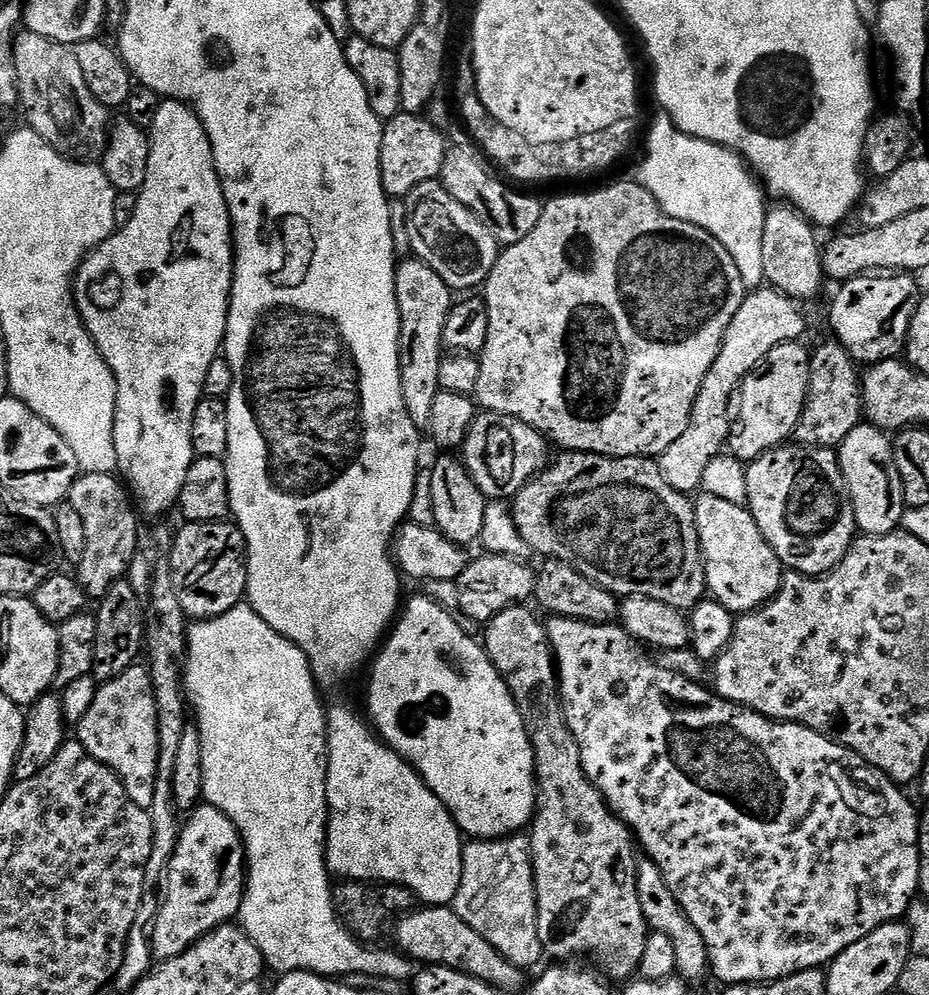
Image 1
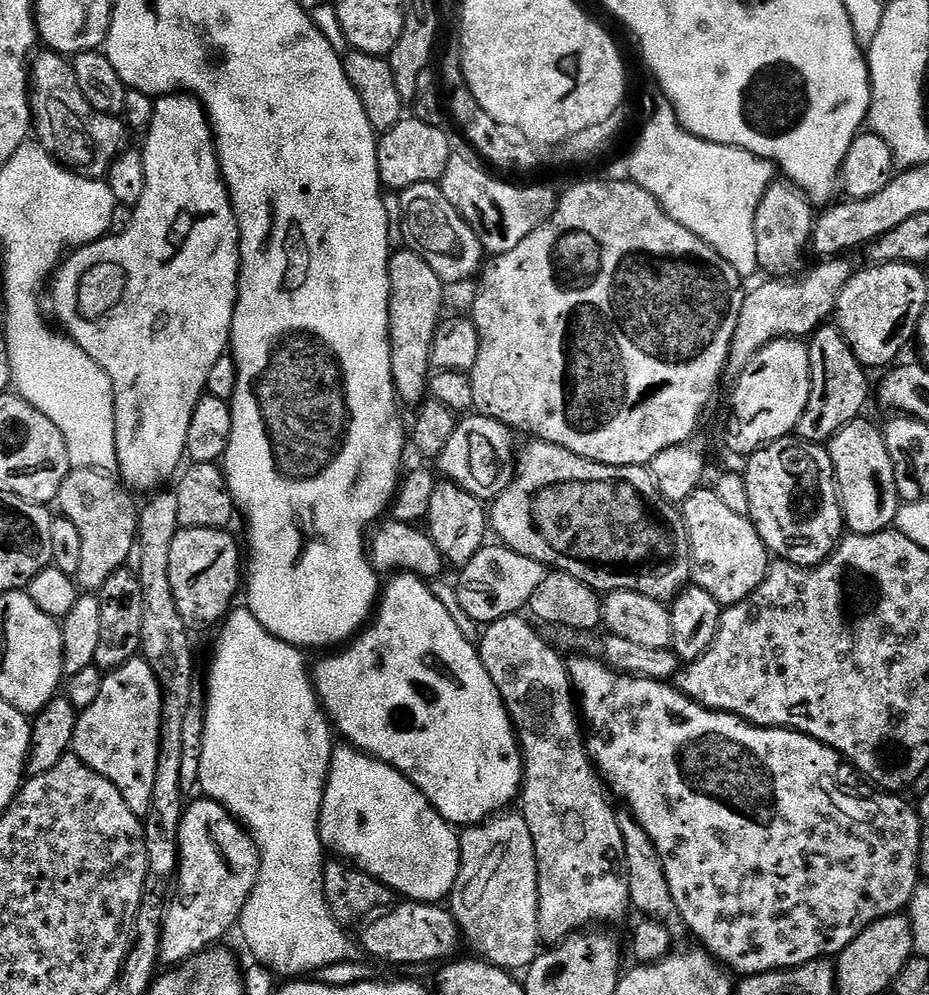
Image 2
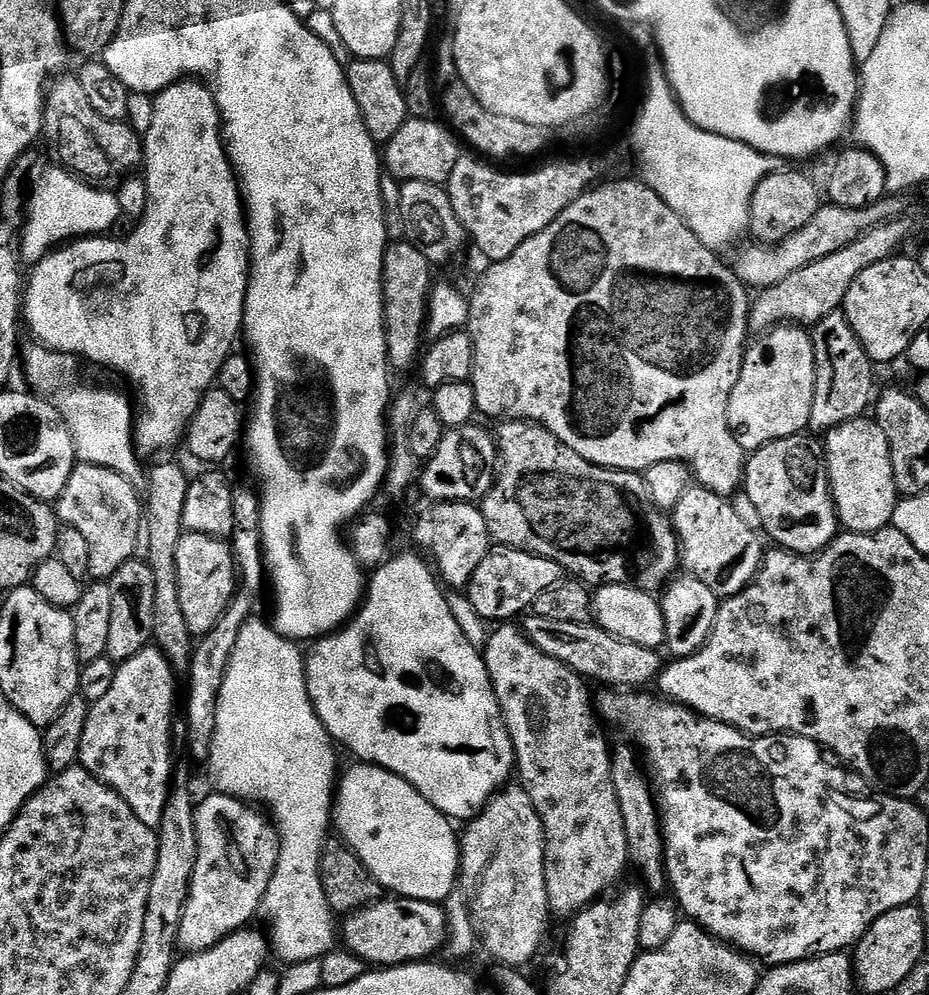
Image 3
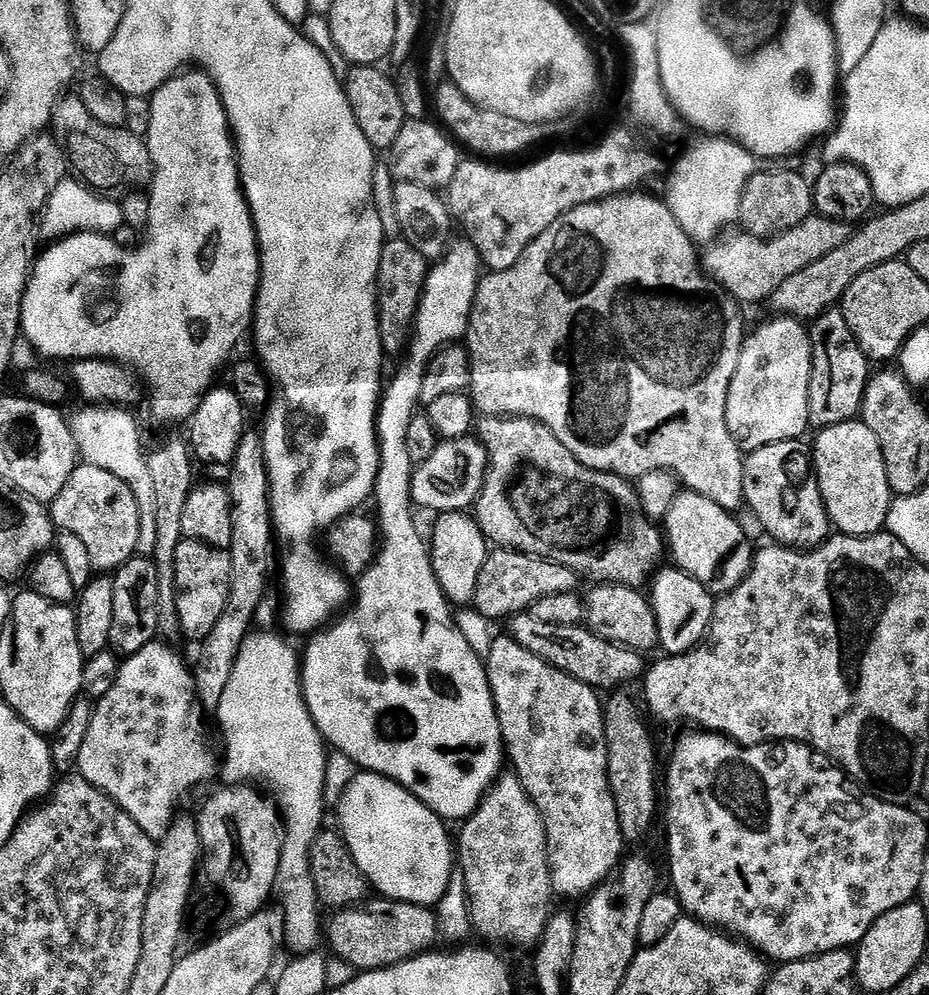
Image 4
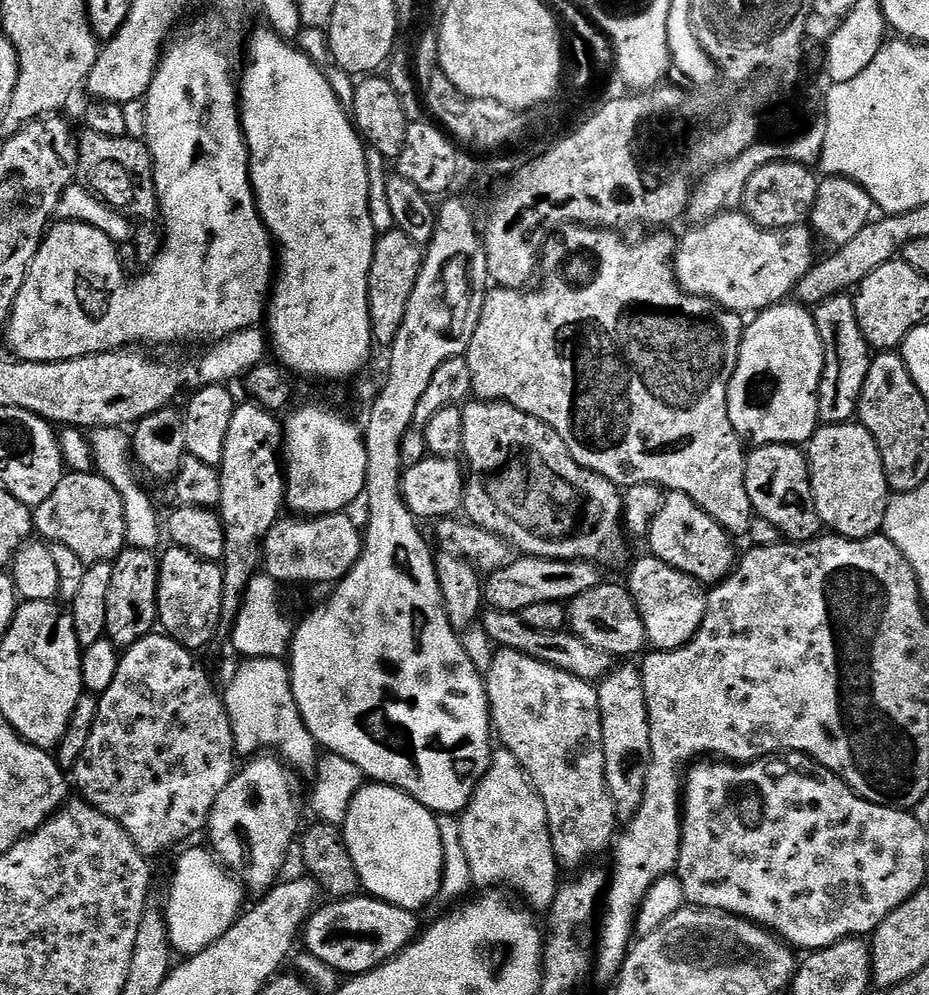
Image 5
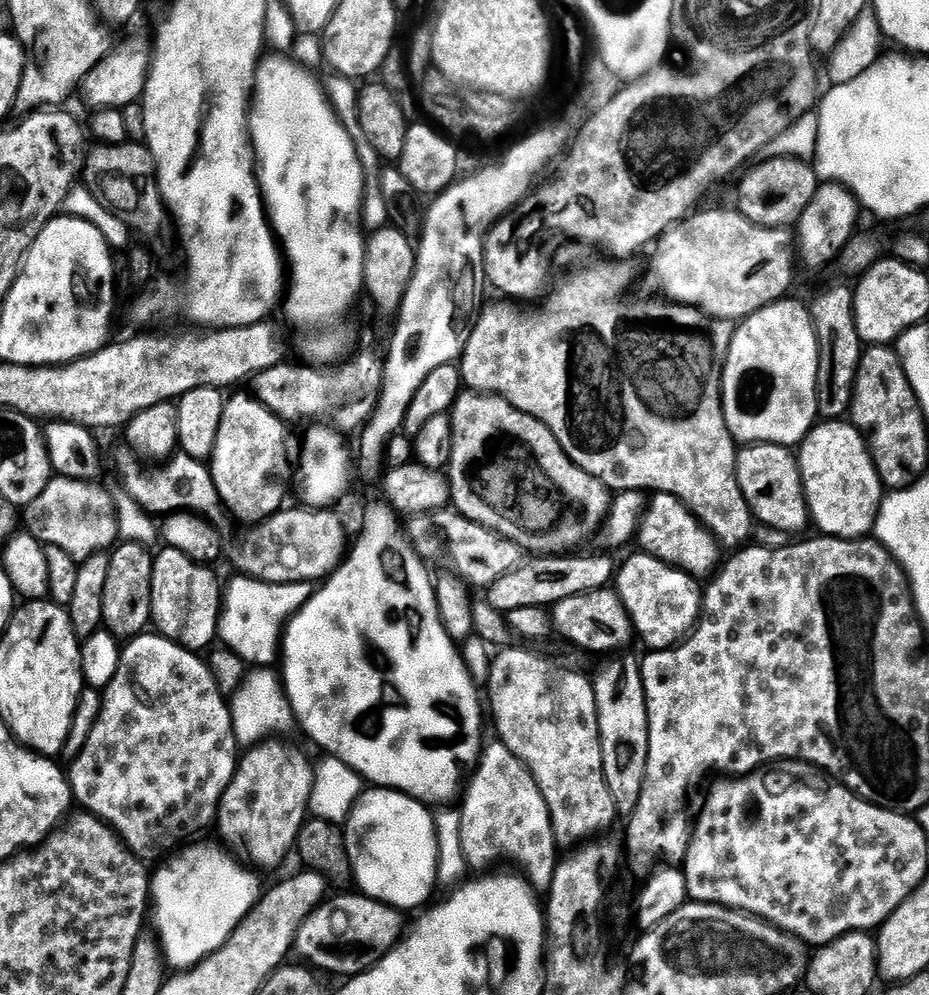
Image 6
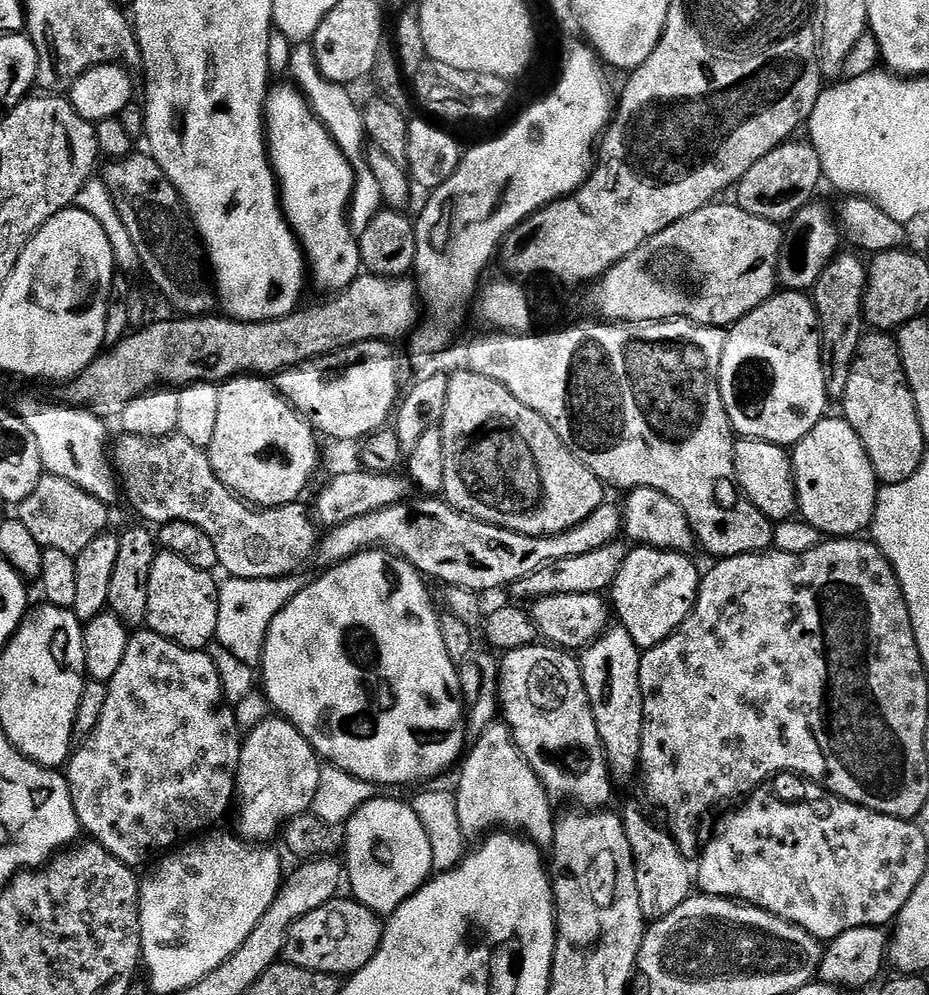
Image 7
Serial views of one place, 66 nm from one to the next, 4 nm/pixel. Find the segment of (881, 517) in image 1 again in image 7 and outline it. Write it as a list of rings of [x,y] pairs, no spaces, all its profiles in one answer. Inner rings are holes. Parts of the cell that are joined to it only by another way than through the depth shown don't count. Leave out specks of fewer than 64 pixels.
[[[819,420],[791,449],[792,477],[796,480],[799,515],[828,538],[856,538],[872,527],[878,481],[862,438],[847,420]]]

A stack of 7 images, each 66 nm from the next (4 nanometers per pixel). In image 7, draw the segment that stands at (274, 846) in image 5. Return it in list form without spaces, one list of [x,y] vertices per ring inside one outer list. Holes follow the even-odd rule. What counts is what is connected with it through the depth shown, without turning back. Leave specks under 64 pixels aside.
[[[265,718],[243,737],[240,745],[240,765],[236,771],[236,795],[234,797],[234,816],[239,835],[249,842],[272,842],[276,835],[281,835],[288,821],[296,816],[303,816],[314,802],[315,790],[318,788],[321,757],[316,755],[310,742],[283,718]]]

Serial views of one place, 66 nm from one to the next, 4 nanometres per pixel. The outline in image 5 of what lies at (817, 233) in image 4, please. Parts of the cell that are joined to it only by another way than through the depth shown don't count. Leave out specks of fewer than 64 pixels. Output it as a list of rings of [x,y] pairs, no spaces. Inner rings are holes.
[[[725,210],[719,216],[692,226],[674,252],[675,277],[684,291],[691,296],[705,296],[719,304],[721,308],[737,314],[759,314],[765,308],[787,301],[793,295],[798,281],[809,272],[814,263],[812,256],[813,233],[807,227],[781,228],[769,230],[760,228],[740,210]]]

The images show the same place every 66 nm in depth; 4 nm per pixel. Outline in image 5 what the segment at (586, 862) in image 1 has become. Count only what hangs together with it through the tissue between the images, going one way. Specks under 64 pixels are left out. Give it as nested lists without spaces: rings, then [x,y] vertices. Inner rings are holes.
[[[500,648],[495,653],[486,673],[486,687],[495,735],[504,743],[501,745],[506,751],[518,758],[529,782],[546,806],[557,861],[561,865],[576,864],[587,856],[598,855],[608,843],[608,847],[613,843],[618,832],[614,802],[606,786],[599,691],[589,681],[566,674],[566,670],[558,670],[538,658],[530,658],[509,648]]]

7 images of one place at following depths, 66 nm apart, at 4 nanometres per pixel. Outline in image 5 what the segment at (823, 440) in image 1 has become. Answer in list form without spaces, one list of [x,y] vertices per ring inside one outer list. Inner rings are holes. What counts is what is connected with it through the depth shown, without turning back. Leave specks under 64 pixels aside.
[[[851,295],[831,296],[815,305],[818,338],[822,342],[824,365],[818,382],[816,415],[821,425],[847,424],[857,415],[860,394],[871,364],[870,346],[856,321],[856,301]]]

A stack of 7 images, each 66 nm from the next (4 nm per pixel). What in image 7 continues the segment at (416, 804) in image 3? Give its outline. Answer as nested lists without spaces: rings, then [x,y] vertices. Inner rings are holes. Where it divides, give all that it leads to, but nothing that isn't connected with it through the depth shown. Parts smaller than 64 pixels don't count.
[[[375,798],[365,802],[346,823],[348,837],[343,837],[342,852],[348,855],[346,860],[346,880],[352,883],[351,895],[360,904],[365,904],[372,912],[381,918],[387,918],[396,911],[397,906],[406,902],[423,884],[428,883],[433,875],[431,860],[431,842],[415,813],[413,805],[400,800],[382,800]]]

